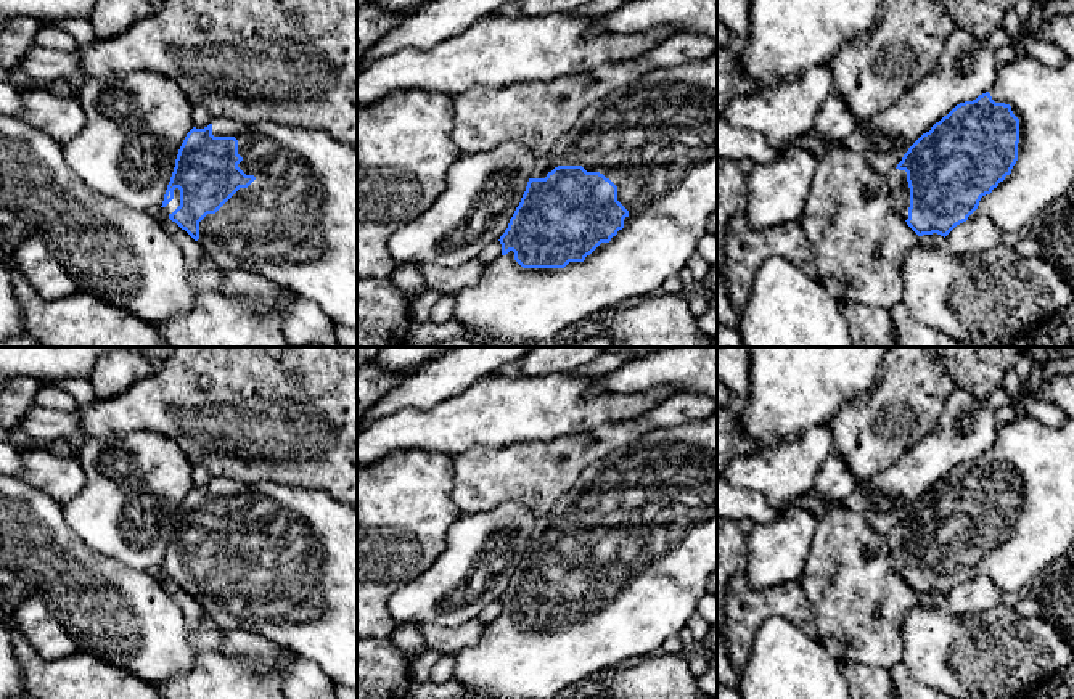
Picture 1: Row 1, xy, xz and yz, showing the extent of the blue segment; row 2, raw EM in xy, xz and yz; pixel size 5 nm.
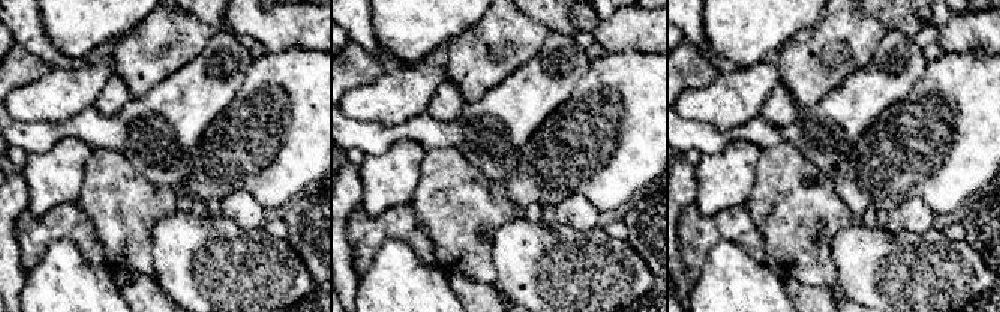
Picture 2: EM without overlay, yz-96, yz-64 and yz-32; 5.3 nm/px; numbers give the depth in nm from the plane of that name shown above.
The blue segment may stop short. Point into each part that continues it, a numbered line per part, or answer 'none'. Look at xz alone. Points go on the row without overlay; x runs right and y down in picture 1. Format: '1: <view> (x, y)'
1: xz (656, 498)

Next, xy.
1: xy (296, 584)

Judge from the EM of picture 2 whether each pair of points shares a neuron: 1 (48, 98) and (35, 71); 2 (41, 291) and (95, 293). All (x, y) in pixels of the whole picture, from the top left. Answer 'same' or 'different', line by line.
1: different
2: same

